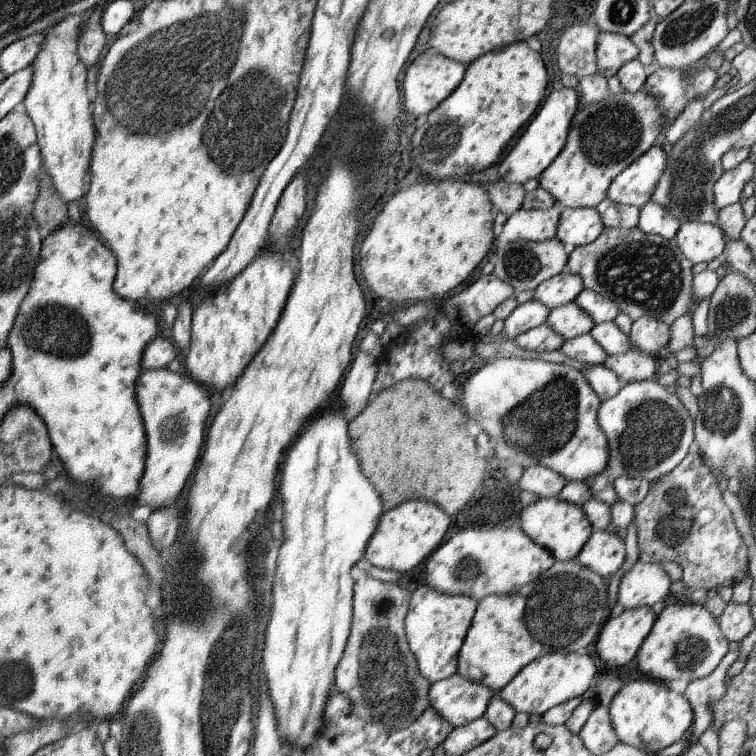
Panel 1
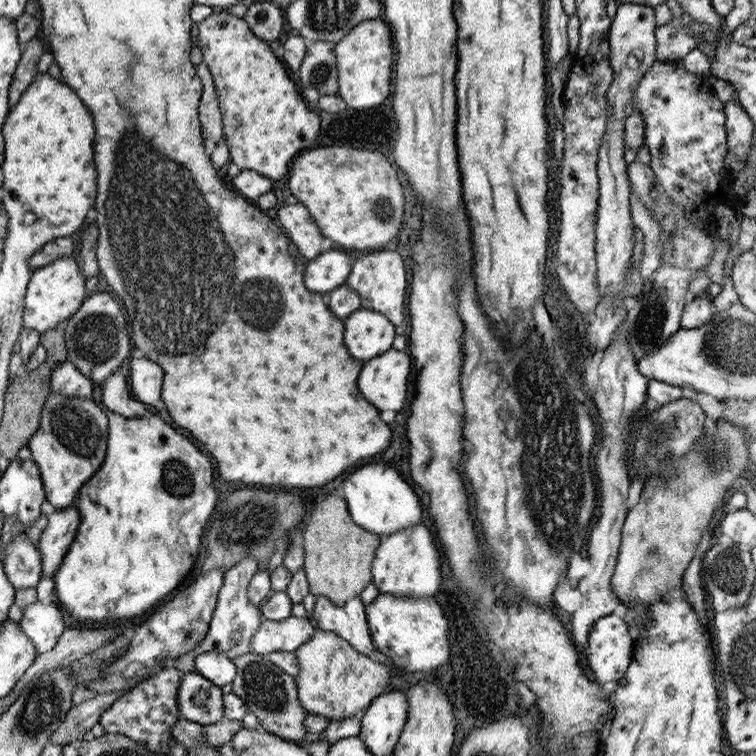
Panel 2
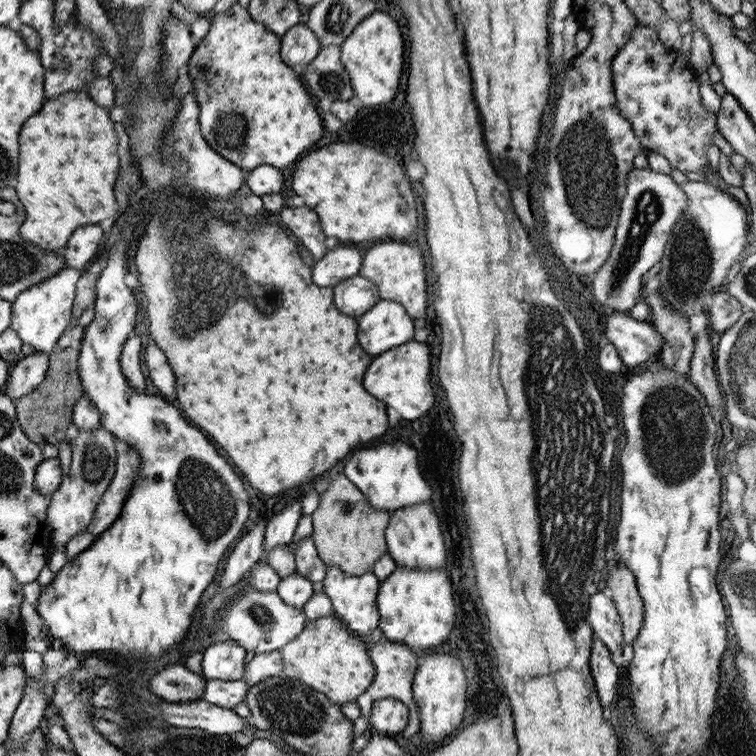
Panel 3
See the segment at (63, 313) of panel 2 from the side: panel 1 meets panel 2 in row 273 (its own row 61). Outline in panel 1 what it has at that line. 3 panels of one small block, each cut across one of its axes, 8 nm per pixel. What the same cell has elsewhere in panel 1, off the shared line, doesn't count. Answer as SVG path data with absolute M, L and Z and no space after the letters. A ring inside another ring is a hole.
M78 14L66 16L58 24L44 30L42 36L44 36L44 42L32 64L33 82L30 82L30 89L23 103L30 120L36 126L44 170L50 174L54 186L61 192L62 199L67 203L76 202L84 196L84 176L88 172L88 164L92 159L94 142L97 142L97 130L92 122L92 108L90 108L92 102L86 94L86 64L82 62L77 51L80 16Z

